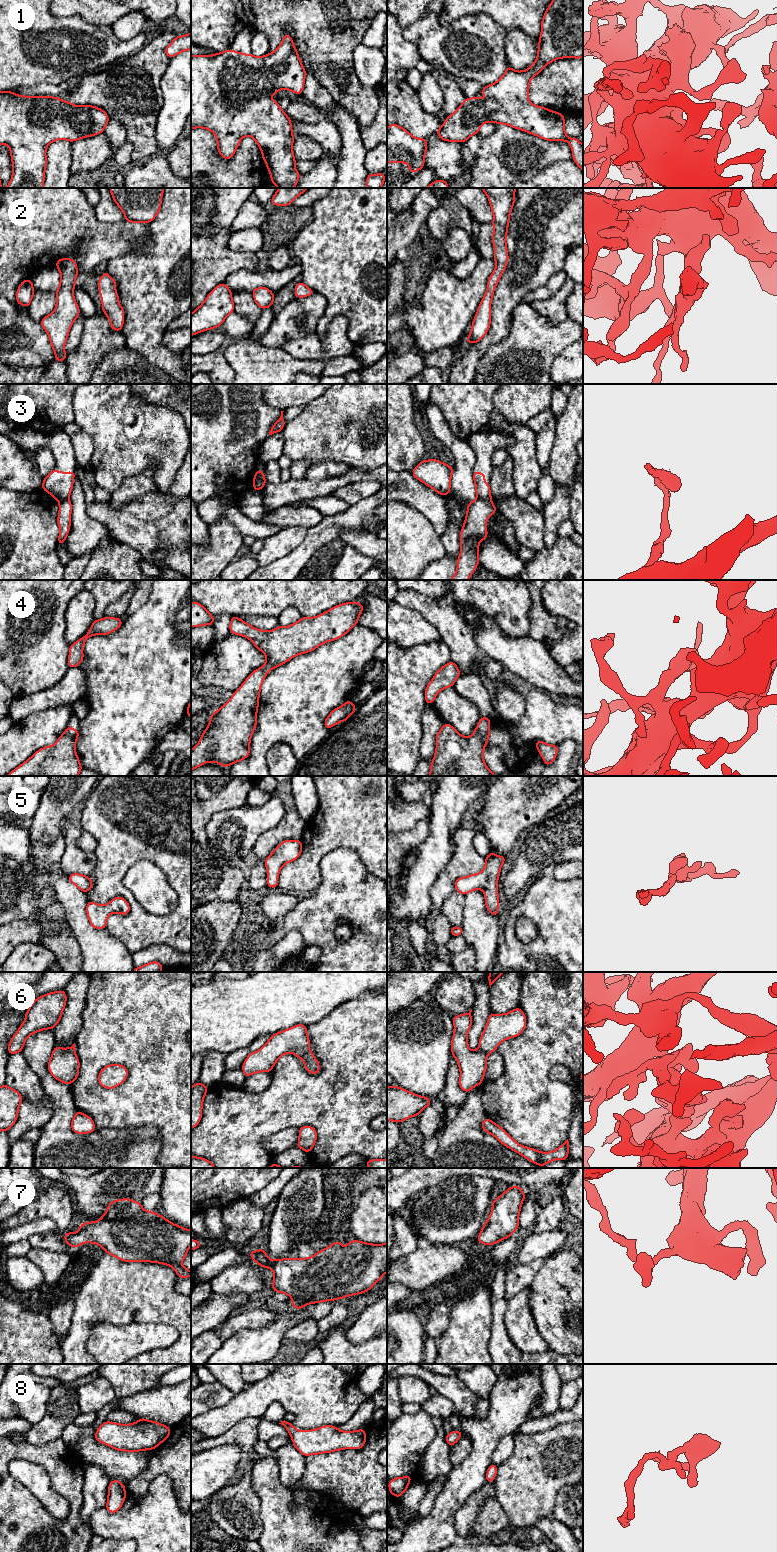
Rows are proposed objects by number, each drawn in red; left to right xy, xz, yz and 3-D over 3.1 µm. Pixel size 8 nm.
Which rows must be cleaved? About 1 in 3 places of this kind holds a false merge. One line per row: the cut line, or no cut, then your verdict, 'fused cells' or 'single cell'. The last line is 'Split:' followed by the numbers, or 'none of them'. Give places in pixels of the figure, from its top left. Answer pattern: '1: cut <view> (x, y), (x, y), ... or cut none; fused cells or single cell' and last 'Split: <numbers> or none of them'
1: cut none; single cell
2: cut none; single cell
3: cut yz (477, 497), (490, 502); fused cells
4: cut none; single cell
5: cut none; single cell
6: cut none; single cell
7: cut none; single cell
8: cut none; single cell
Split: 3

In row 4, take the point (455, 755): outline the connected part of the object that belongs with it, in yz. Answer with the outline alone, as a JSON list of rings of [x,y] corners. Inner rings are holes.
[[[481,717],[473,734],[464,737],[453,726],[445,723],[436,735],[436,751],[429,776],[495,776],[486,766],[483,753],[488,744],[491,718]]]

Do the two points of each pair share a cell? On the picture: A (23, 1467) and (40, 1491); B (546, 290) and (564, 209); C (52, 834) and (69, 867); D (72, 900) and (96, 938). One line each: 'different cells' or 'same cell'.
A: same cell
B: different cells
C: different cells
D: same cell

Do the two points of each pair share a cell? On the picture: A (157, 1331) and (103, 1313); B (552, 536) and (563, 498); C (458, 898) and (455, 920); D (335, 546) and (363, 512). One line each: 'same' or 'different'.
A: different
B: same
C: same
D: different

